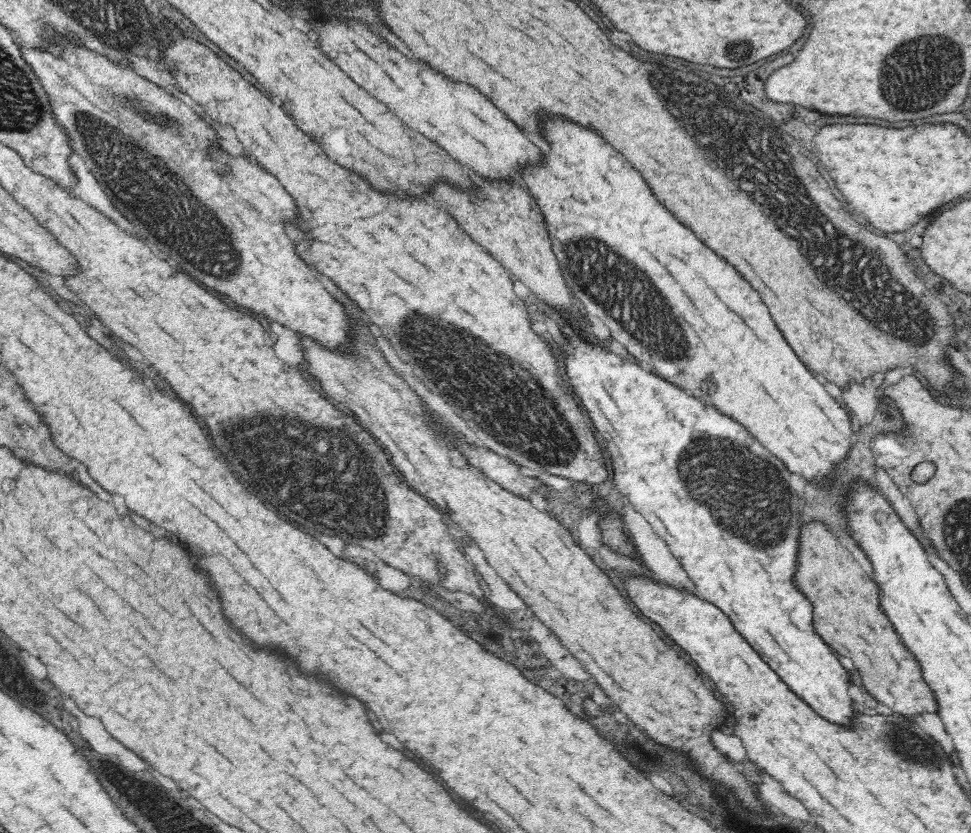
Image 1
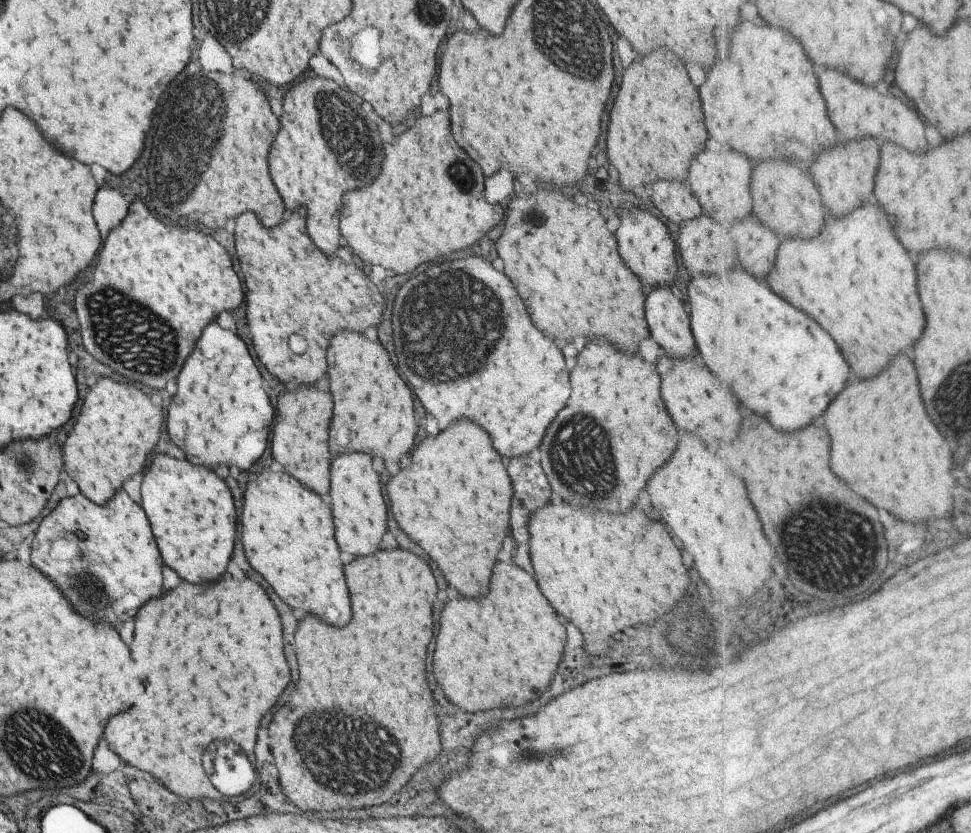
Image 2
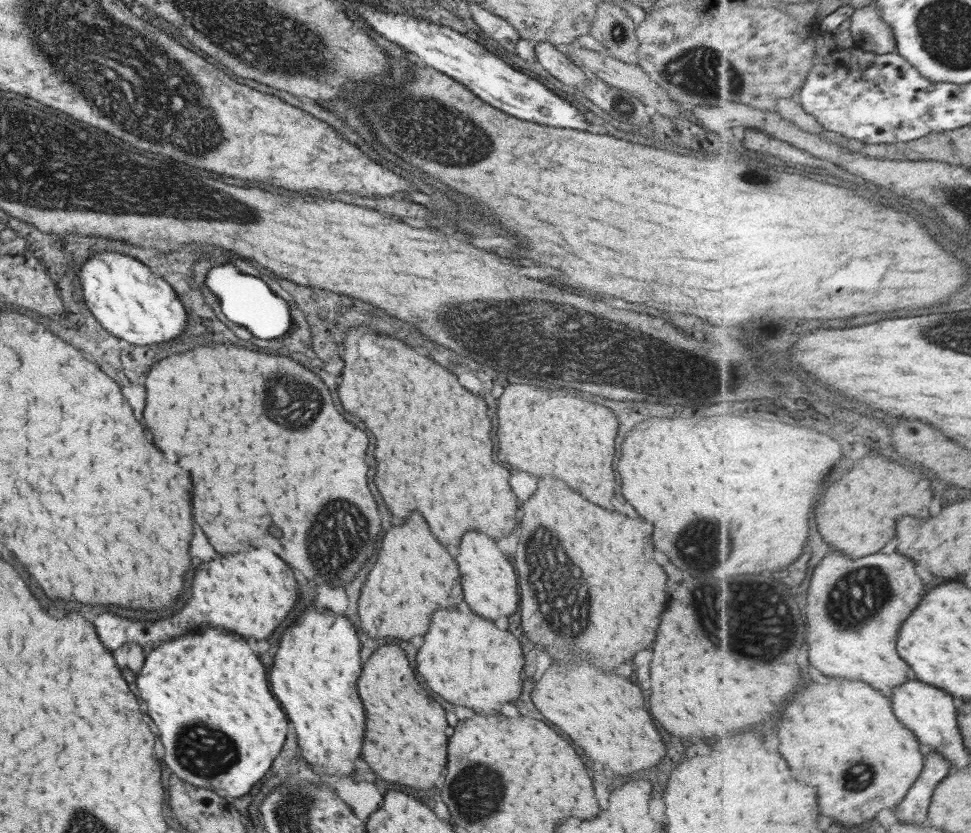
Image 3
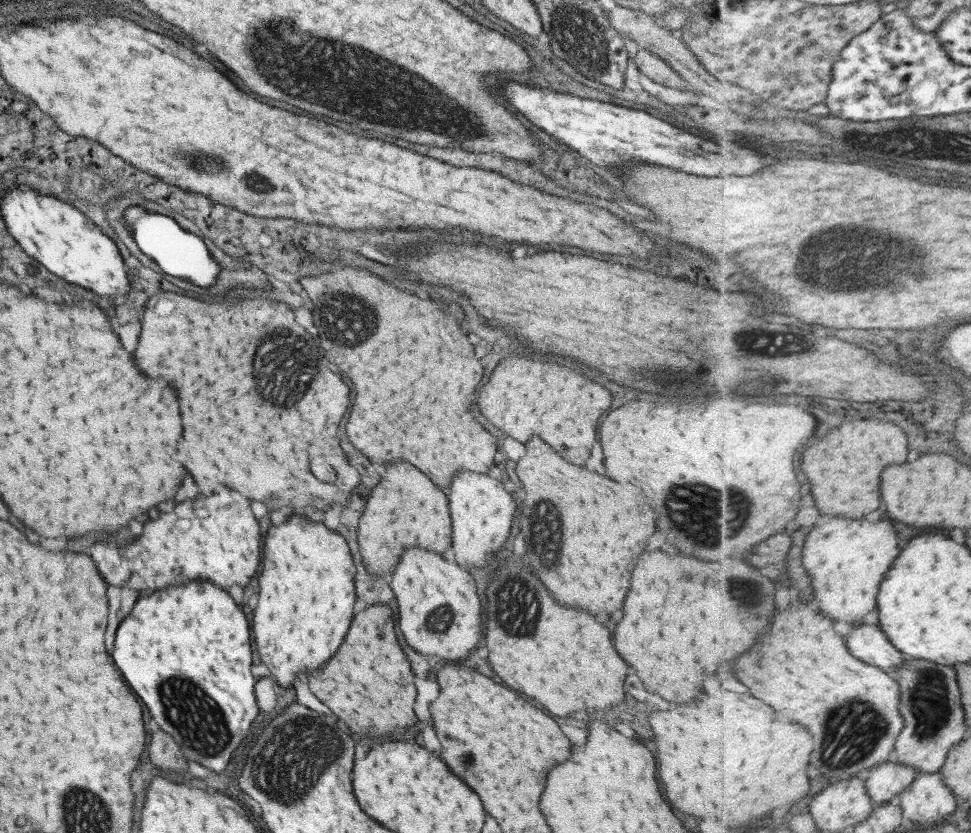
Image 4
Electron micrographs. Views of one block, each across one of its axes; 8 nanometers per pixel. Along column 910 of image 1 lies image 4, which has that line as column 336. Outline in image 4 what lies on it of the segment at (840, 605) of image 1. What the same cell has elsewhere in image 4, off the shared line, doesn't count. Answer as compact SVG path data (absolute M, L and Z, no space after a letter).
M369 606L355 614L341 648L323 664L323 668L307 676L309 690L353 732L395 736L403 734L417 722L411 706L415 702L415 686L409 664L393 634L393 612L387 606Z

